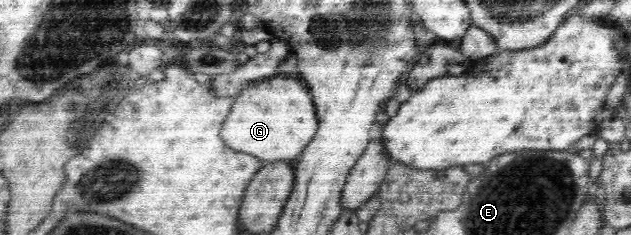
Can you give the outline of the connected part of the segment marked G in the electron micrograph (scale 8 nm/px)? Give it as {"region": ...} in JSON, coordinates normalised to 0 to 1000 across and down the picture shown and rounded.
{"region":[[[448,319],[409,345],[395,357],[390,387],[384,383],[349,574],[365,634],[396,651],[418,694],[466,677],[494,600],[506,528],[490,370],[482,370],[477,336]]]}

